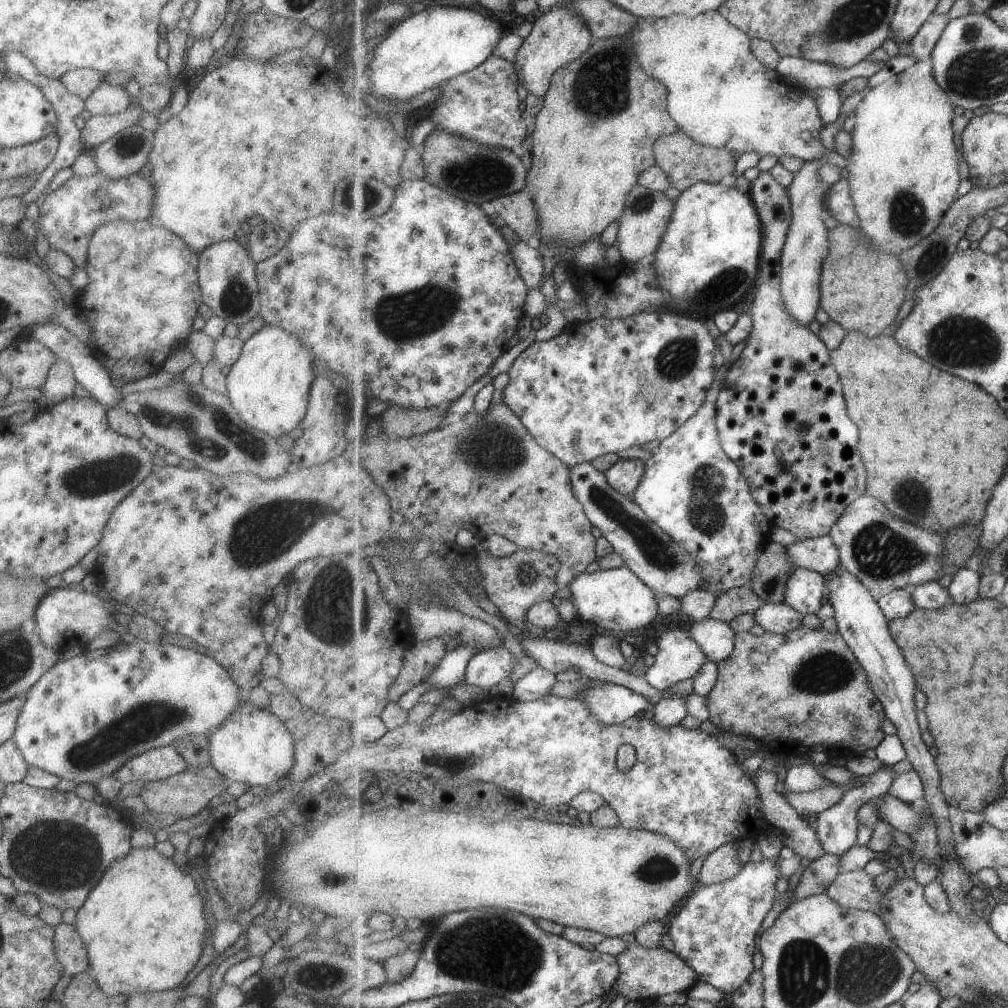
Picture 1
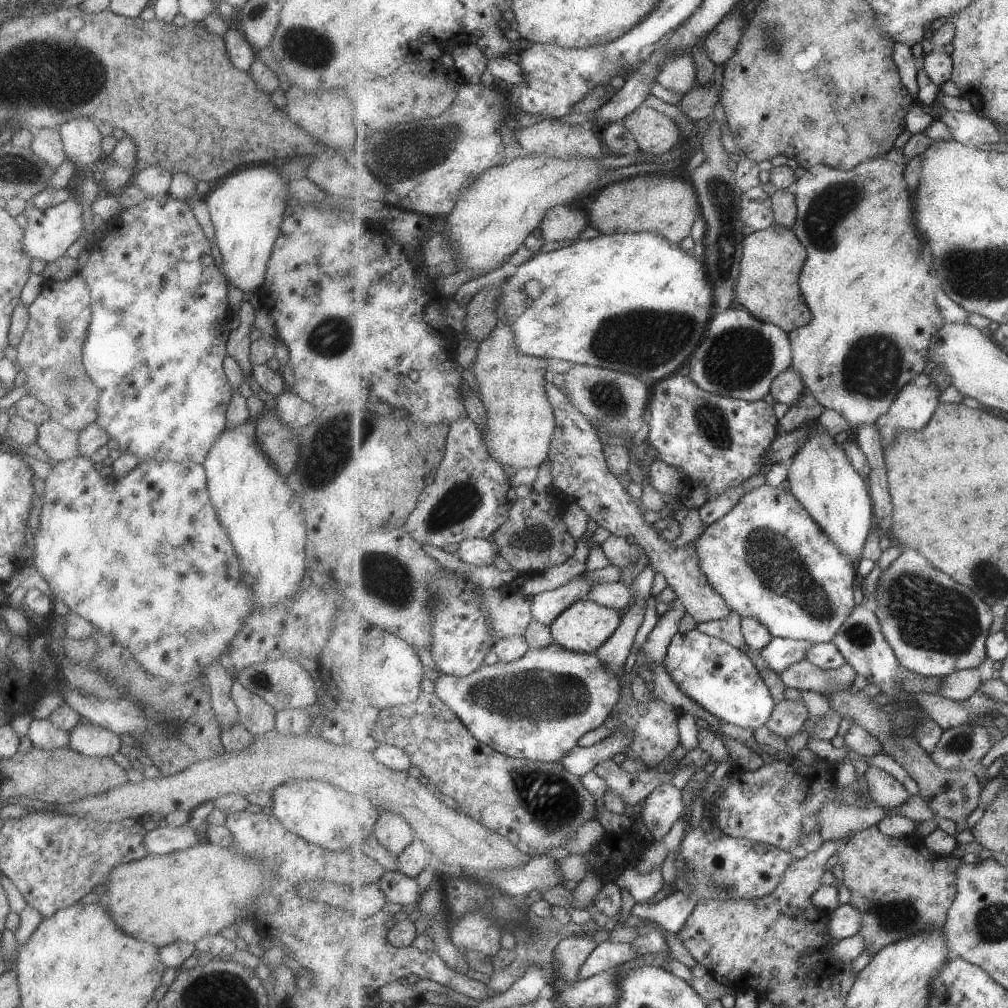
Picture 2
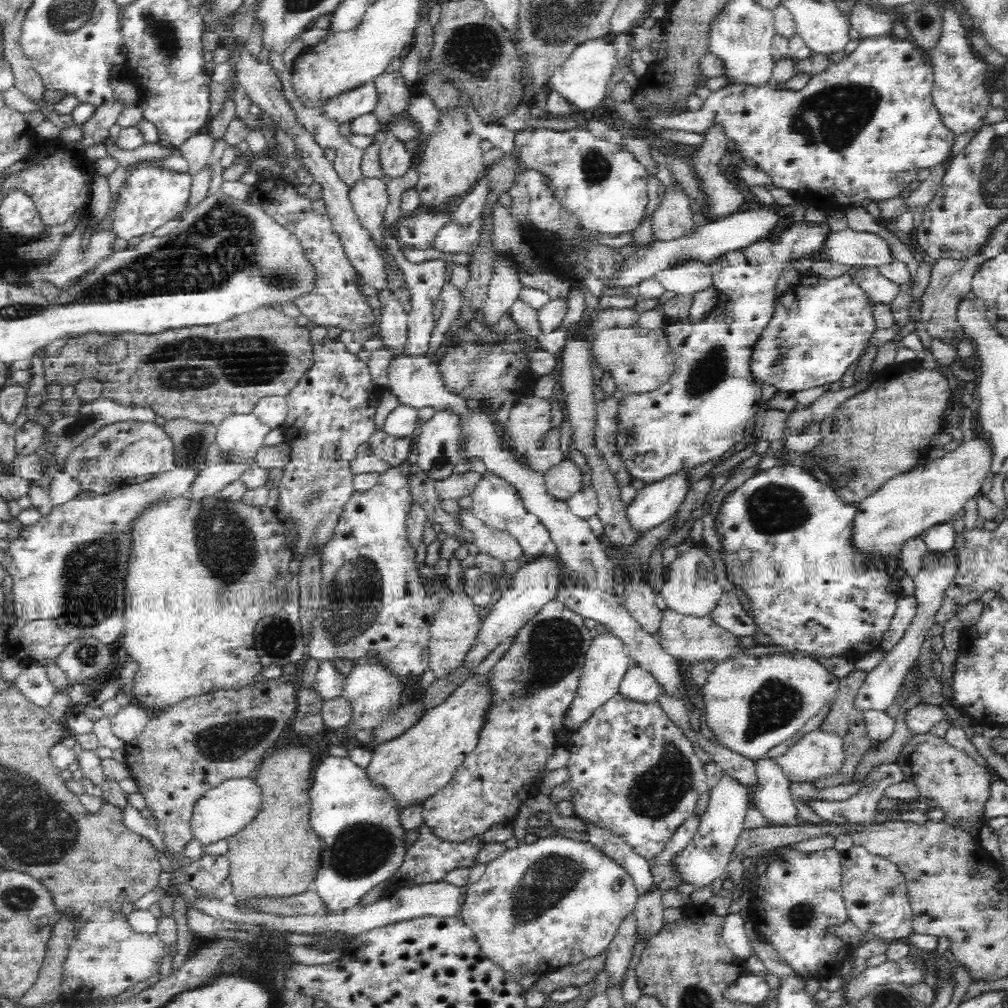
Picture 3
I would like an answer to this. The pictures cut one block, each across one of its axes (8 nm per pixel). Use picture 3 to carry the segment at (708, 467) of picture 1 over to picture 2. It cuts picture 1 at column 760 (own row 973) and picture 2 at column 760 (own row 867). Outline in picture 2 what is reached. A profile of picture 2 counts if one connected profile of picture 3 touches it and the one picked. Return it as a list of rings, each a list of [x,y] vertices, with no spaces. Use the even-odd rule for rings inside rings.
[[[765,482],[749,493],[745,493],[719,520],[709,525],[707,529],[695,540],[694,547],[697,549],[697,556],[701,558],[701,570],[705,572],[705,576],[709,578],[709,584],[725,597],[725,602],[729,604],[729,608],[733,612],[739,612],[742,618],[757,618],[761,624],[765,624],[769,628],[769,632],[774,637],[793,638],[795,640],[807,640],[807,642],[825,643],[833,642],[835,636],[841,632],[844,627],[845,620],[855,612],[857,600],[855,600],[855,585],[860,582],[857,574],[856,563],[853,562],[853,556],[847,556],[829,536],[827,532],[819,524],[817,520],[811,516],[811,513],[801,501],[793,494],[791,490],[784,490],[780,486],[772,487]]]

